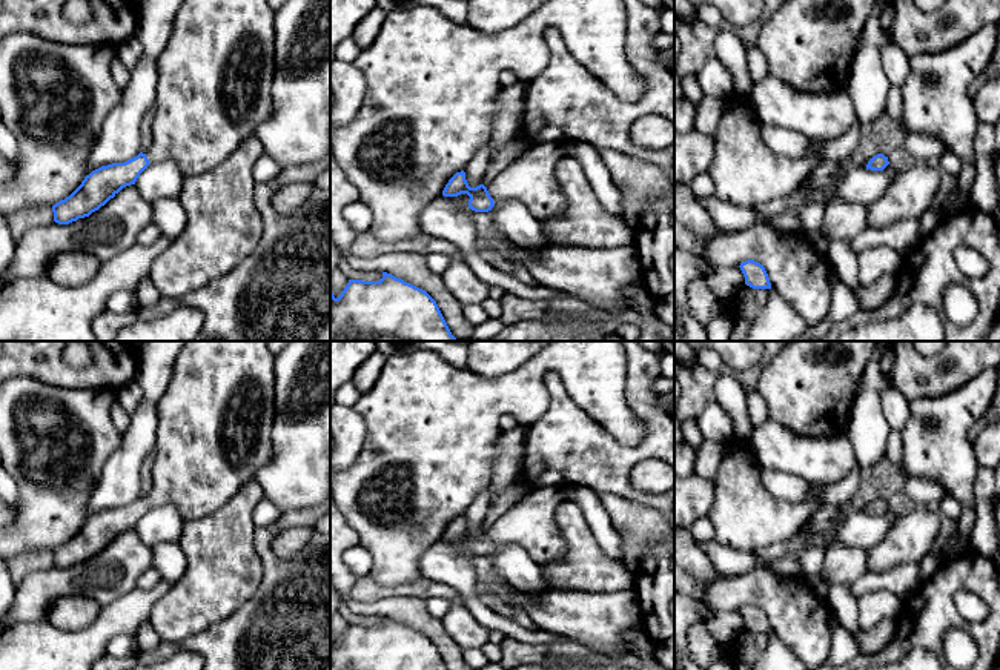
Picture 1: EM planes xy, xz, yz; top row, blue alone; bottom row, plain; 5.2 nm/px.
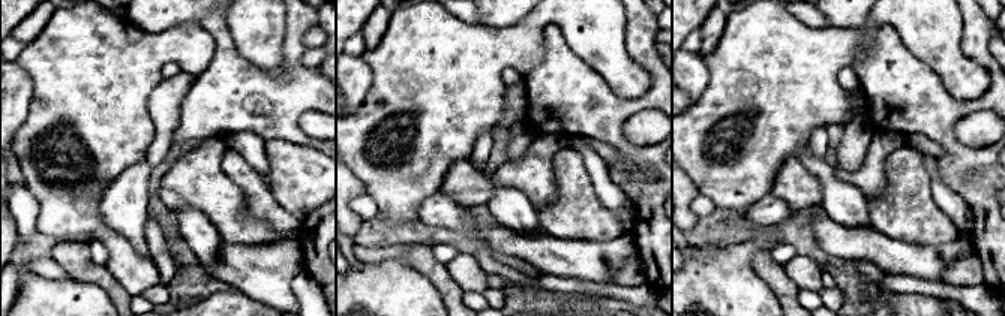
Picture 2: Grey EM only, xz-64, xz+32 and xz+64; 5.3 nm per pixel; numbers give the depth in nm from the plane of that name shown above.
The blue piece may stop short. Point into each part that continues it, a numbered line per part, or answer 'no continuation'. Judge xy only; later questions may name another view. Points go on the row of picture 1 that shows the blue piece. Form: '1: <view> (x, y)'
1: xy (215, 72)

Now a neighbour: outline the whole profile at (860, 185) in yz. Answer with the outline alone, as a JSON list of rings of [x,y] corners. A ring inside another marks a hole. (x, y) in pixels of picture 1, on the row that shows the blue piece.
[[[856,164],[834,187],[831,197],[862,204],[873,203],[886,194],[899,174],[900,172],[891,164],[883,171],[871,171],[862,164]]]

